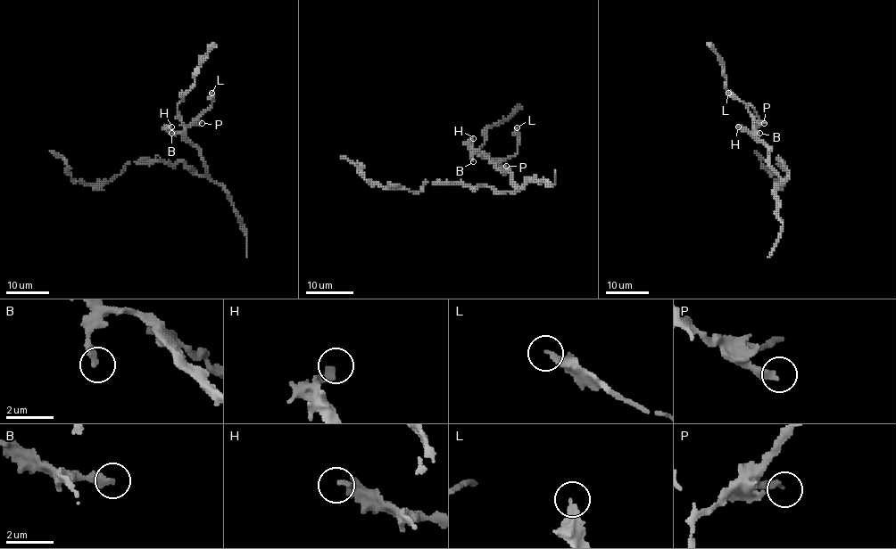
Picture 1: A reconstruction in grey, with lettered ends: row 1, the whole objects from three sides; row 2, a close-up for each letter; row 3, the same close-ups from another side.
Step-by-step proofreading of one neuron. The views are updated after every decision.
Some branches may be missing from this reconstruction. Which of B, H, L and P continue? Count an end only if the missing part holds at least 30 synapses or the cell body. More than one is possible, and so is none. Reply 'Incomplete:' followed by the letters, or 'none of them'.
Incomplete: H

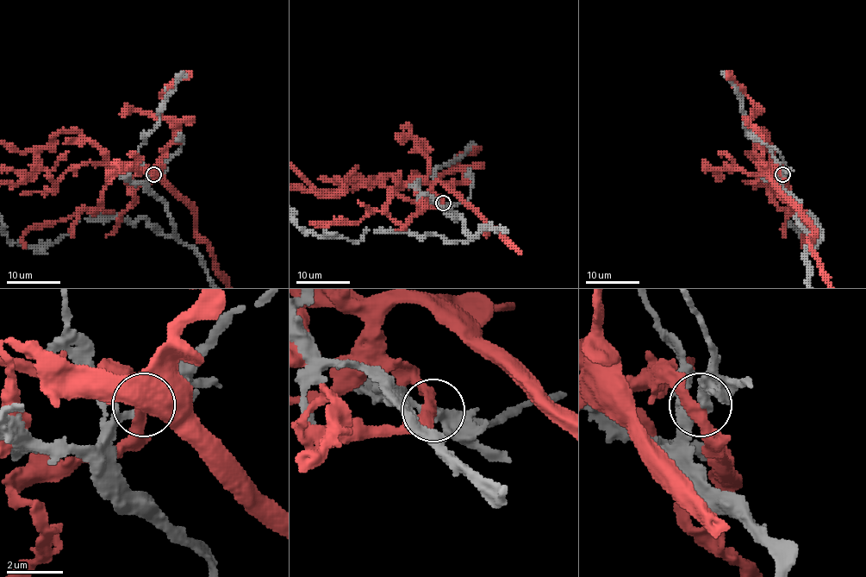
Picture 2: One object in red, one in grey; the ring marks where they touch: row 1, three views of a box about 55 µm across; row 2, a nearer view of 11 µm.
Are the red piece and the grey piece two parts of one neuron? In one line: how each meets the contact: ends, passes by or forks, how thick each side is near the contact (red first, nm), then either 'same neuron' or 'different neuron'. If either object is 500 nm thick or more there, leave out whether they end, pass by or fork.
red passes by; grey passes by; calibres 360 and 300 nm; different neuron

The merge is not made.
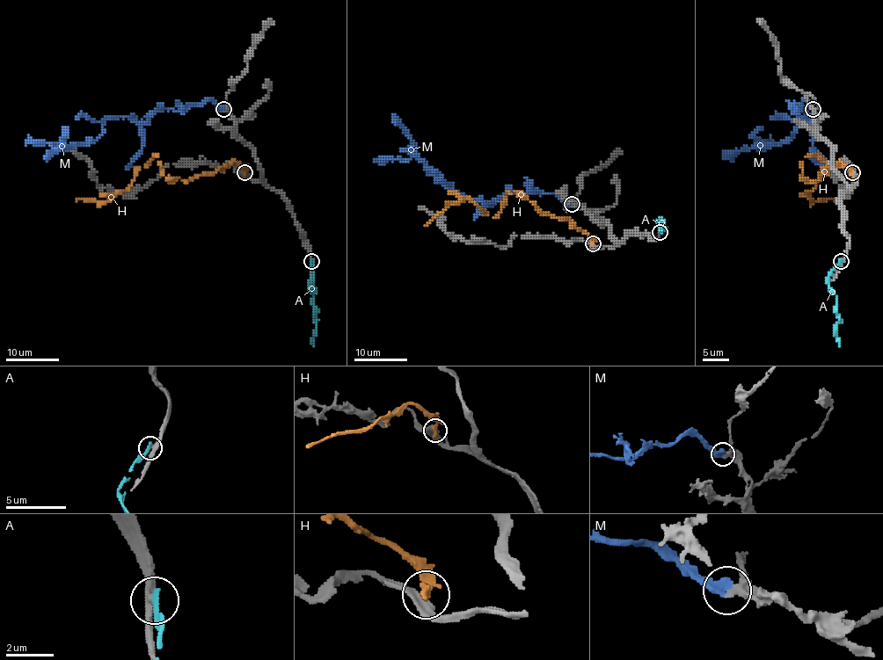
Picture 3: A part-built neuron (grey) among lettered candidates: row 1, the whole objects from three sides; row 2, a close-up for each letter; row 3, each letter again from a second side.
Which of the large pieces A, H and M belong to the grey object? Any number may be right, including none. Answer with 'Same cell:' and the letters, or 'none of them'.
Same cell: M

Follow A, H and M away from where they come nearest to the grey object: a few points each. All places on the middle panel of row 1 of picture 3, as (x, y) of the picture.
A: (660, 232), (660, 219), (662, 221), (661, 232), (665, 226), (660, 228), (662, 231)
H: (593, 242), (567, 218), (543, 213), (516, 192), (506, 195), (496, 216), (463, 199), (437, 213), (424, 226)
M: (572, 205), (549, 192), (506, 192), (487, 205), (453, 192), (451, 186), (419, 155), (408, 129), (393, 113)

